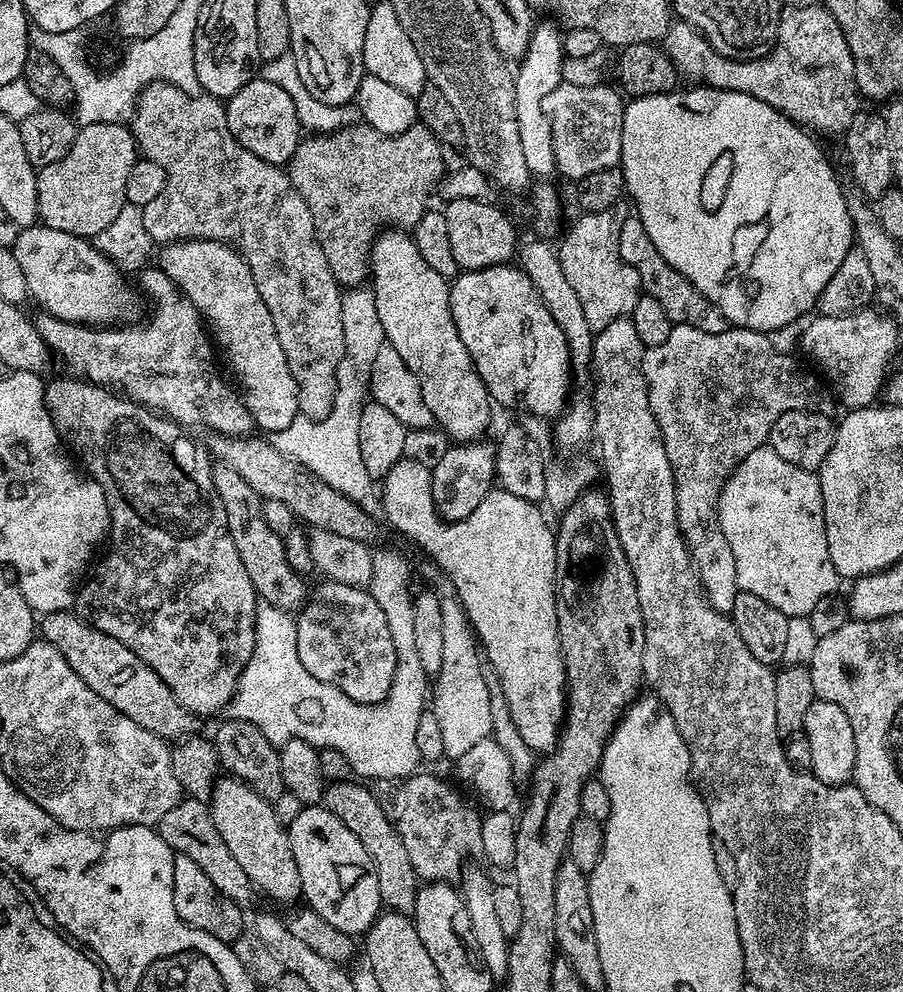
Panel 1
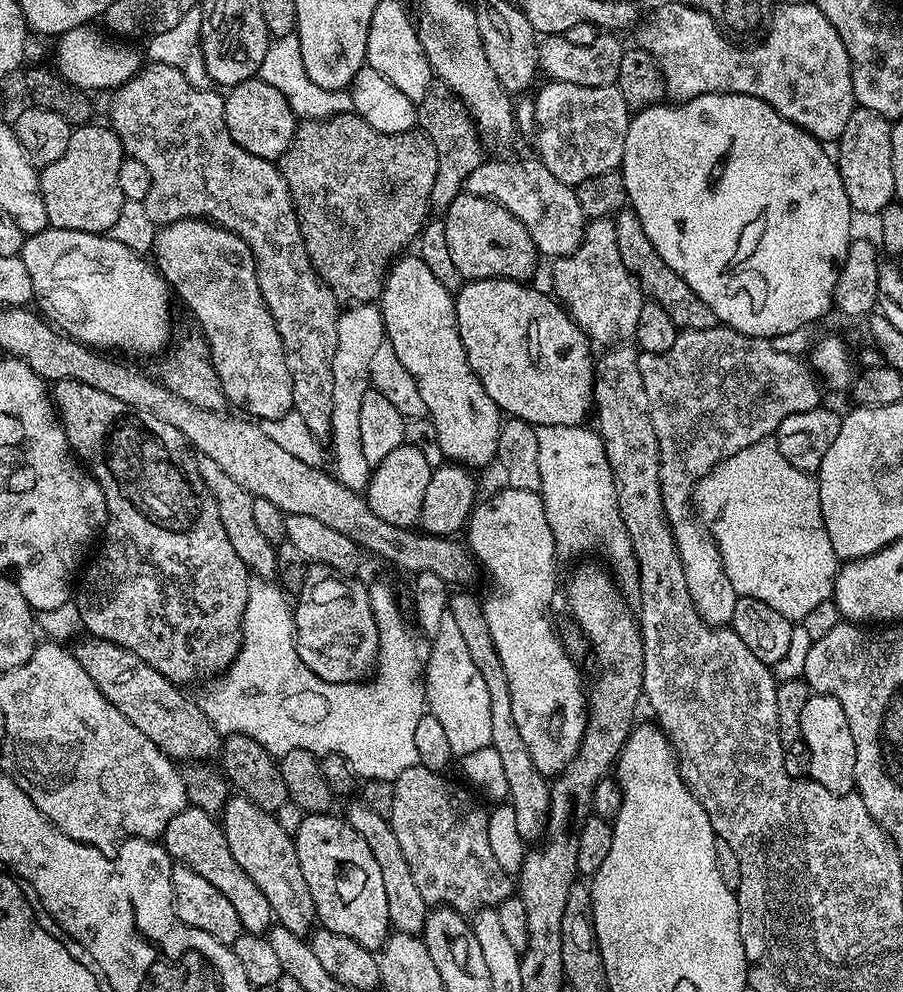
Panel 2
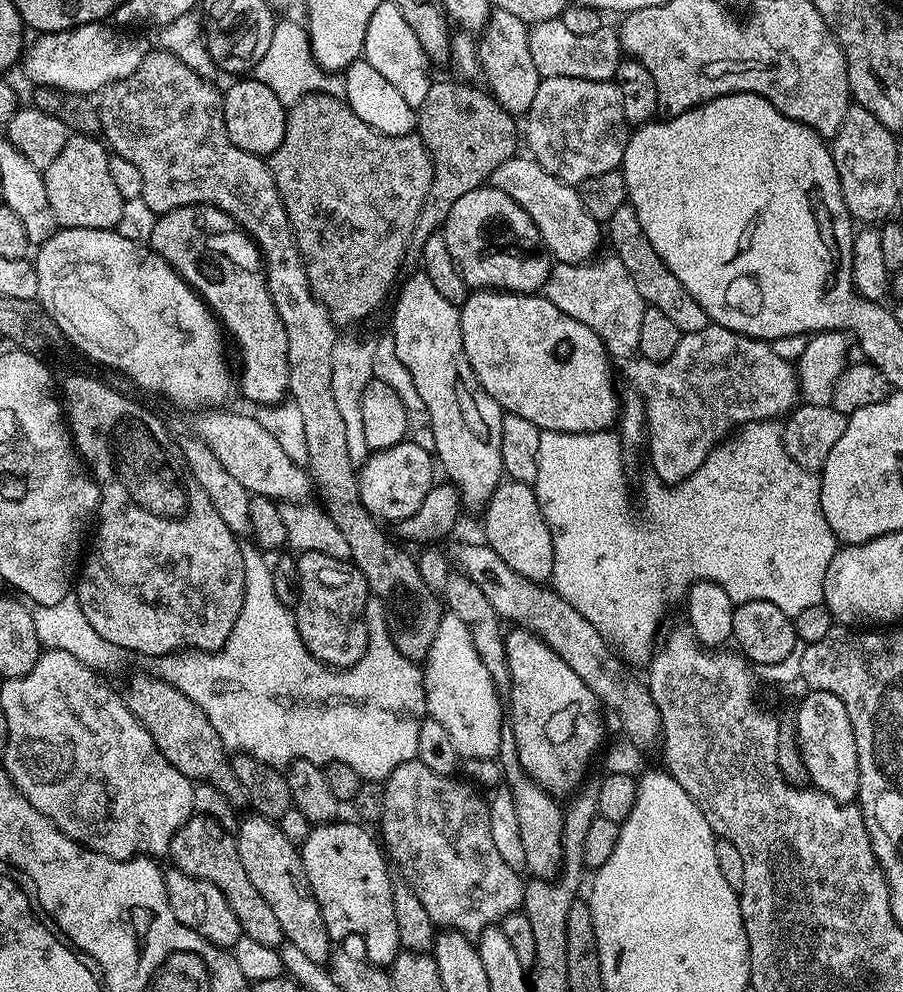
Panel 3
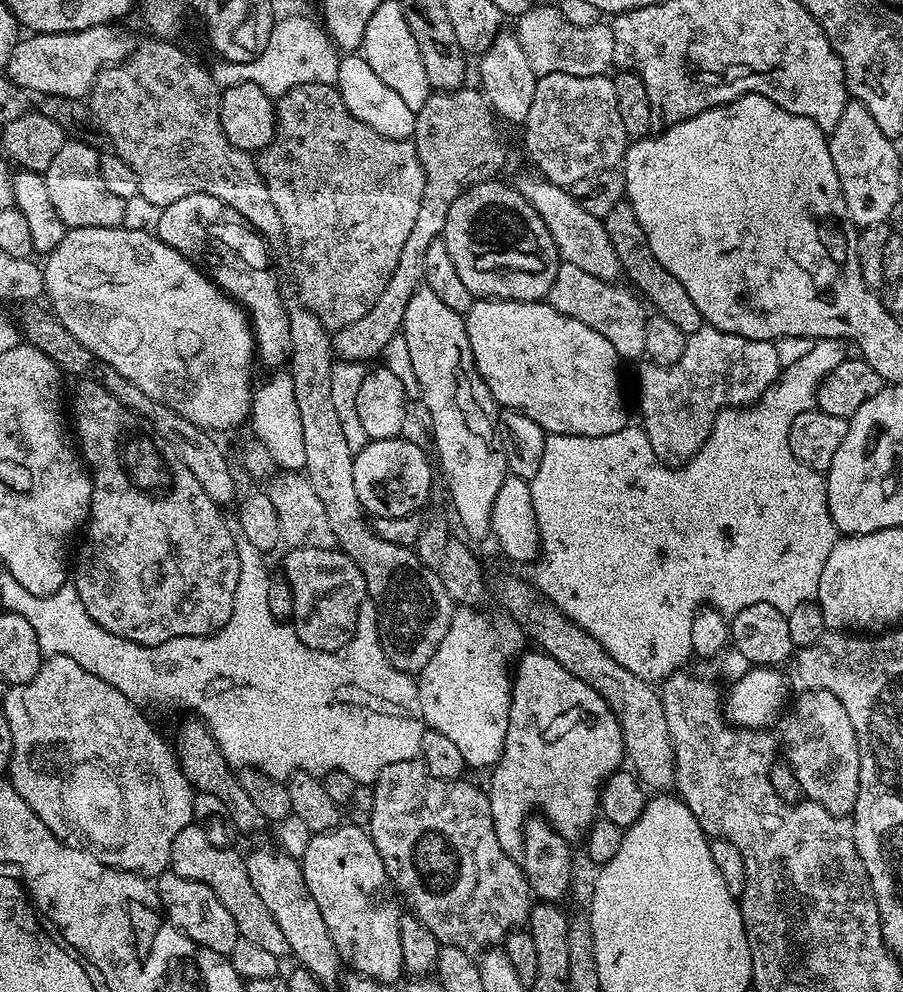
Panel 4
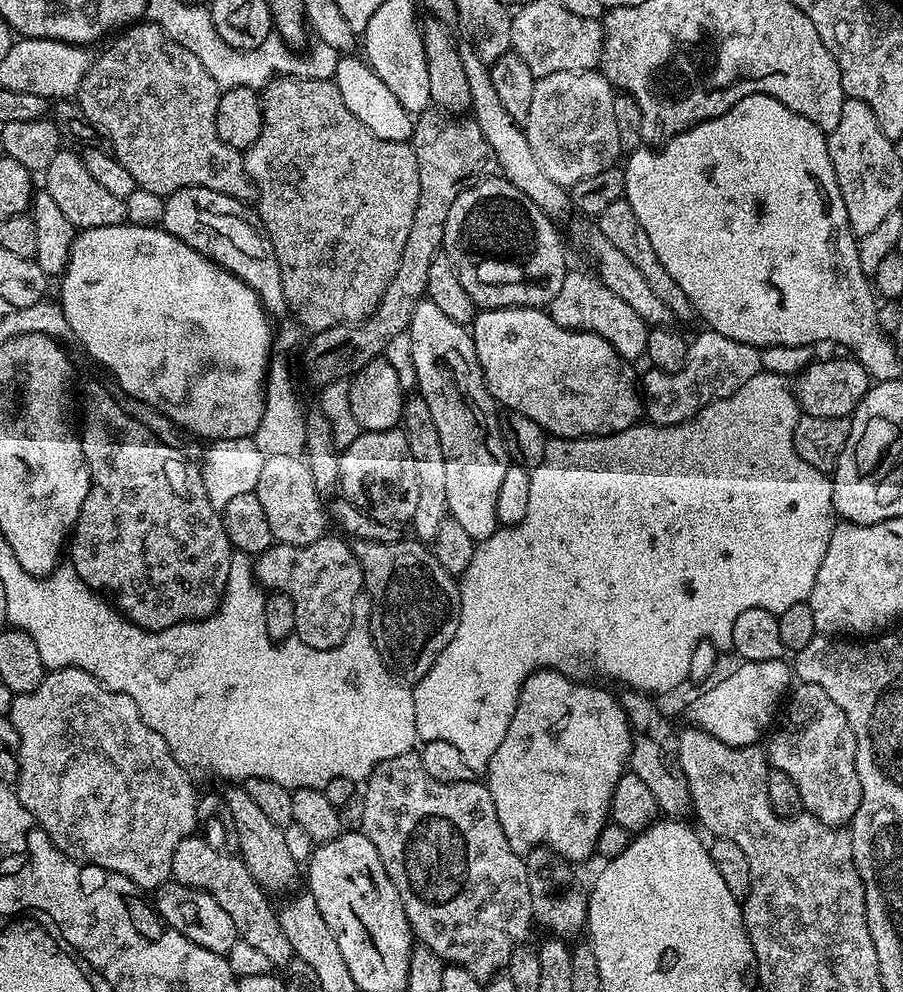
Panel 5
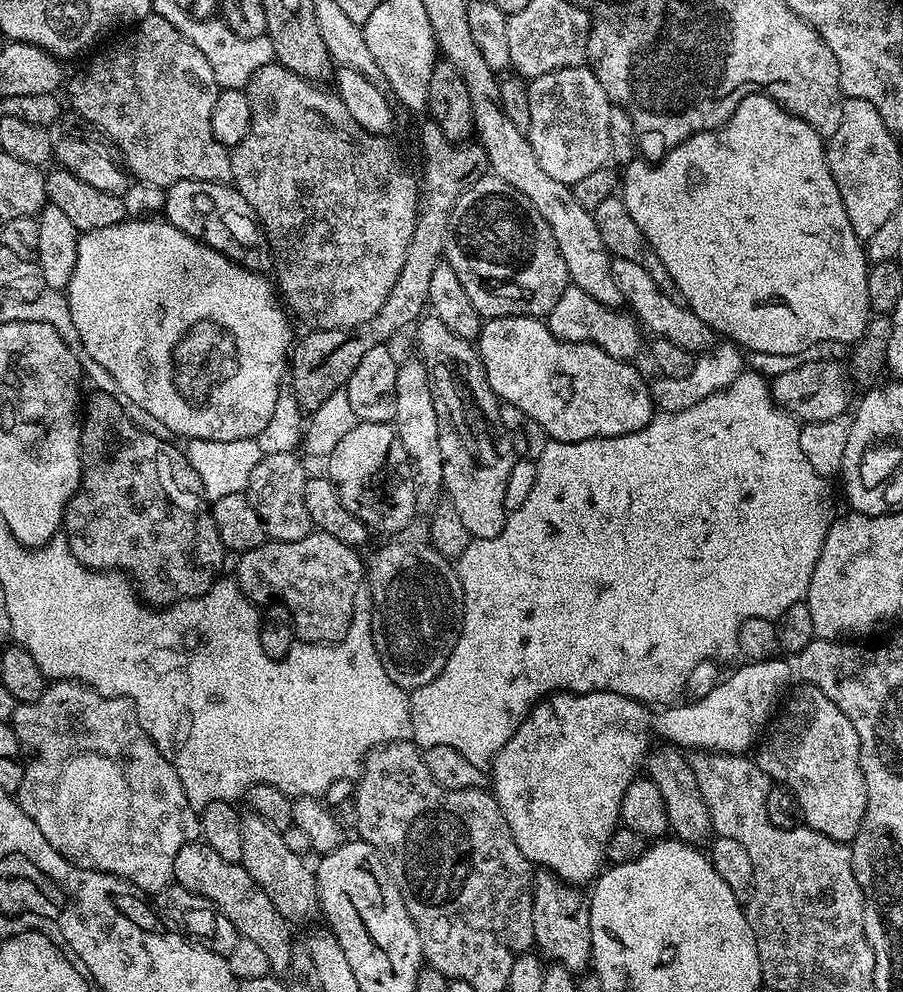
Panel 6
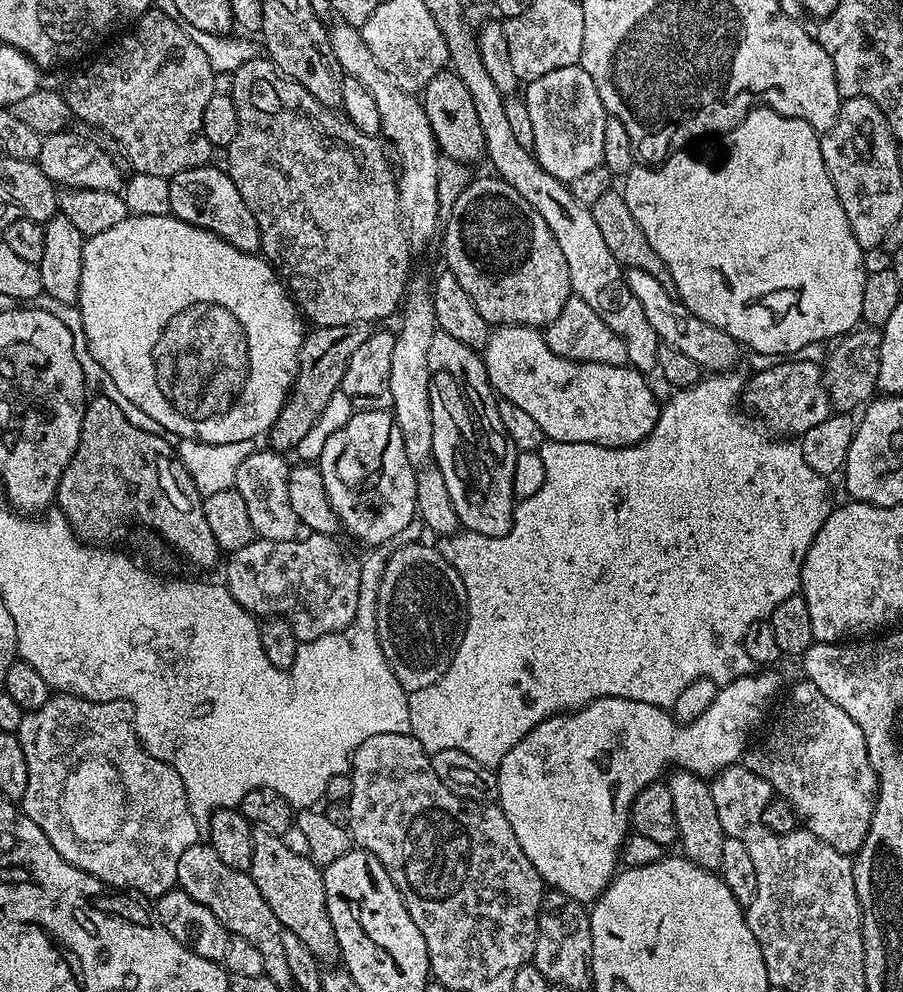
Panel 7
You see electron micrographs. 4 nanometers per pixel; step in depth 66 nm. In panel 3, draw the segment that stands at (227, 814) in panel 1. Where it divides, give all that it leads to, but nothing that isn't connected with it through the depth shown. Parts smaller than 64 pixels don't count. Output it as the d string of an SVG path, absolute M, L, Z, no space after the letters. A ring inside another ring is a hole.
M248 814L241 822L240 829L235 829L234 832L238 858L242 858L242 867L250 877L251 884L257 888L258 894L262 894L262 899L278 917L285 941L298 946L311 961L327 965L334 951L334 941L328 935L322 910L310 890L300 849L295 843L292 845L291 838L280 827L277 821Z

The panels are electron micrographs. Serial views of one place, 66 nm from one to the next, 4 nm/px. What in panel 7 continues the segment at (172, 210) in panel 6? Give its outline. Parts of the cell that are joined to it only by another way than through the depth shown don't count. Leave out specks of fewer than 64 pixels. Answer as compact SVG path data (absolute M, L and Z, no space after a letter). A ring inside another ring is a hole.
M223 167L187 168L170 177L168 182L168 206L171 215L196 228L205 228L215 236L221 236L239 252L253 254L261 251L260 231L254 214L246 206L238 186Z

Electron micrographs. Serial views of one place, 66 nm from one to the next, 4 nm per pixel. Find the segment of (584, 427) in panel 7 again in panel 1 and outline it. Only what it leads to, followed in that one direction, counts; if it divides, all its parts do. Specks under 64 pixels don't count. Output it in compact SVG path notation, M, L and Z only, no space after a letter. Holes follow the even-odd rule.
M507 263L464 270L451 281L448 293L458 338L462 338L462 346L466 346L489 397L499 407L501 404L504 408L525 408L536 416L559 417L570 399L570 389L574 384L570 350L558 322L554 322L550 310L546 310L544 299L524 269Z

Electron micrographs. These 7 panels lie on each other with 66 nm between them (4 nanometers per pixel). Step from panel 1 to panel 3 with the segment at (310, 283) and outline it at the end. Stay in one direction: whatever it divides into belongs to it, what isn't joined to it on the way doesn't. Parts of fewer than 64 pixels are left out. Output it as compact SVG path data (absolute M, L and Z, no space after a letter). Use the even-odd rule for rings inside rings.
M167 50L149 51L130 78L116 80L101 91L98 110L103 139L115 155L138 166L138 171L142 174L140 199L146 202L146 206L150 206L150 210L159 214L191 204L209 204L234 218L234 222L255 240L264 262L264 273L268 279L274 310L278 310L278 318L282 318L286 326L288 396L298 406L298 414L302 414L308 455L306 467L318 492L324 495L324 511L334 522L334 526L342 530L342 535L350 546L351 563L355 564L357 570L366 578L369 593L384 602L384 611L388 614L388 629L396 648L406 658L423 661L430 650L430 642L434 642L434 634L438 634L438 622L442 615L441 597L433 592L430 586L426 586L426 582L422 582L422 574L413 556L403 552L384 537L377 517L368 512L360 501L358 472L346 446L346 422L342 422L342 414L338 414L338 402L334 402L332 355L338 325L326 305L312 292L304 269L304 259L300 257L296 235L292 232L290 218L286 214L286 206L276 189L274 174L261 157L246 150L238 150L238 146L230 142L230 134L226 134L222 92L216 87L215 83L200 79L200 75L190 70L186 62L182 62ZM124 92L132 96L132 104L124 104Z

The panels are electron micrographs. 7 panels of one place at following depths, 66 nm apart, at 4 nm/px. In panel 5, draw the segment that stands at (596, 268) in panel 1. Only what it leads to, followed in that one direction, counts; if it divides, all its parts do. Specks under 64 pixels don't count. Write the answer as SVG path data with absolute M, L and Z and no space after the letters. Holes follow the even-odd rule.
M569 271L562 282L562 290L554 294L546 311L554 318L554 322L558 322L558 326L568 328L571 332L589 332L598 334L598 338L606 338L606 342L610 342L610 346L614 346L614 350L618 350L624 360L636 362L636 359L644 356L650 326L638 318L634 309L622 302L622 298L618 298L618 294L614 294L614 290L607 288L595 275Z

